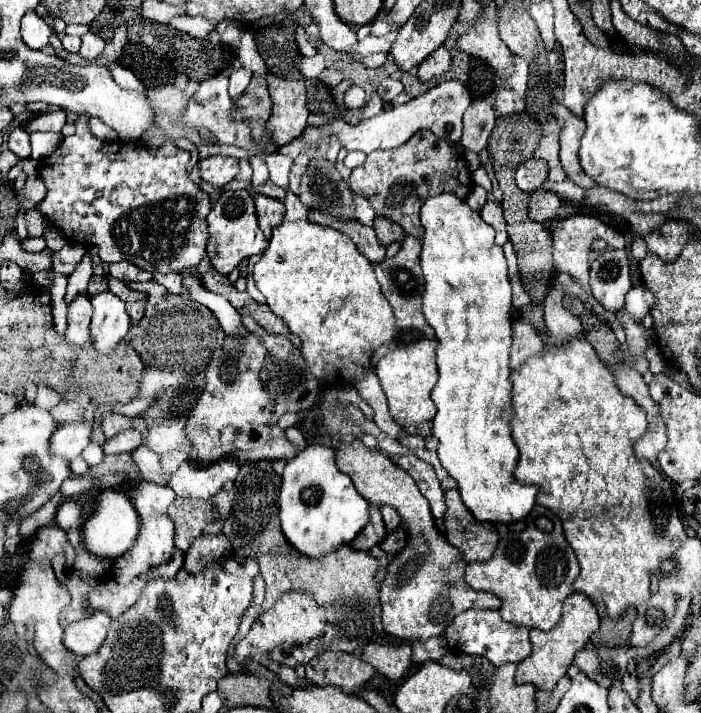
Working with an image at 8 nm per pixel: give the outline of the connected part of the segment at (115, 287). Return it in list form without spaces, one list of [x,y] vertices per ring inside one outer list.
[[[107,277],[107,285],[109,285],[109,289],[111,289],[115,295],[119,295],[123,301],[137,301],[137,299],[145,297],[145,293],[133,291],[133,289],[129,289],[125,283],[121,283],[119,279],[113,279],[113,277]]]

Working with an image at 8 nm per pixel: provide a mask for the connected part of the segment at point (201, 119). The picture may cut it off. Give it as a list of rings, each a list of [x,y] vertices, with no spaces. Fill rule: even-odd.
[[[222,74],[209,77],[200,82],[198,90],[189,99],[183,115],[179,117],[179,125],[185,127],[185,129],[195,129],[195,131],[197,129],[207,129],[207,131],[211,131],[211,135],[215,137],[215,141],[219,145],[231,143],[231,145],[237,145],[237,147],[243,147],[243,149],[253,149],[253,151],[265,153],[265,147],[261,147],[259,143],[255,143],[249,137],[249,127],[247,127],[245,121],[231,121],[229,119],[231,107],[233,107],[233,101],[229,99],[228,78],[223,77]]]

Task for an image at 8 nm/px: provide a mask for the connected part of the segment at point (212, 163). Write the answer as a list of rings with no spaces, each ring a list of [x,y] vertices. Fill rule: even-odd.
[[[211,155],[211,157],[205,157],[205,159],[199,161],[201,179],[211,183],[211,185],[217,185],[217,187],[223,187],[229,181],[233,181],[237,171],[239,171],[239,167],[237,167],[237,159],[235,157]]]

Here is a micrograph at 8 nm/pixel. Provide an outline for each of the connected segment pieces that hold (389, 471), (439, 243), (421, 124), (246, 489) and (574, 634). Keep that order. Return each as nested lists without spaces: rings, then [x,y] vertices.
[[[355,437],[351,441],[345,441],[345,443],[341,443],[337,447],[335,459],[337,459],[339,471],[347,473],[353,479],[355,489],[369,503],[395,507],[399,511],[405,527],[407,527],[407,533],[409,533],[409,539],[407,539],[405,549],[389,563],[387,575],[385,575],[385,579],[381,583],[381,619],[383,619],[383,629],[389,635],[393,635],[393,637],[397,637],[401,641],[427,641],[431,637],[443,635],[443,631],[451,625],[451,621],[459,613],[463,613],[467,609],[499,609],[501,607],[501,601],[493,593],[475,591],[475,589],[471,589],[465,583],[465,579],[463,579],[463,573],[465,573],[463,555],[461,555],[459,549],[455,549],[451,543],[447,543],[445,537],[435,527],[435,521],[433,521],[431,509],[427,505],[427,499],[419,493],[419,487],[413,481],[413,477],[409,477],[403,469],[399,469],[385,453],[381,453],[381,451],[369,451]]]
[[[449,193],[431,197],[423,203],[421,207],[421,225],[425,227],[425,235],[421,237],[423,243],[423,251],[421,251],[421,267],[423,267],[423,275],[425,275],[425,293],[423,293],[423,315],[427,319],[427,323],[435,329],[437,333],[437,367],[439,367],[439,379],[437,385],[431,391],[431,399],[437,407],[437,415],[433,419],[433,435],[439,439],[439,447],[437,447],[437,455],[441,465],[445,467],[445,471],[457,481],[459,485],[459,493],[461,493],[461,501],[465,503],[465,507],[475,515],[477,521],[489,521],[489,523],[517,523],[521,519],[525,519],[533,507],[535,507],[535,497],[539,493],[539,489],[535,485],[525,485],[519,483],[513,475],[517,461],[519,461],[519,451],[517,445],[511,439],[511,427],[509,427],[509,419],[511,419],[511,381],[509,381],[509,347],[511,347],[511,285],[509,285],[509,277],[507,277],[507,261],[503,255],[503,249],[499,245],[495,245],[495,229],[491,229],[491,225],[487,225],[479,213],[471,211],[469,205]]]
[[[453,79],[453,81],[441,81],[439,85],[435,85],[433,89],[425,91],[419,97],[413,97],[409,103],[401,105],[401,107],[391,107],[391,109],[383,109],[379,115],[371,117],[371,119],[363,119],[357,125],[347,125],[343,119],[337,119],[325,127],[307,127],[305,129],[305,141],[311,147],[319,147],[321,141],[325,137],[329,137],[331,133],[335,133],[341,141],[341,145],[347,151],[359,149],[363,153],[371,153],[375,149],[395,149],[401,147],[405,141],[411,139],[411,135],[415,135],[417,131],[429,129],[431,133],[435,133],[437,137],[443,137],[451,143],[459,143],[461,141],[461,131],[463,131],[463,113],[465,109],[471,105],[471,93],[467,91],[467,87]]]
[[[269,461],[245,463],[235,479],[235,501],[231,515],[223,525],[223,535],[233,543],[235,557],[251,557],[259,563],[259,571],[265,579],[265,601],[261,613],[269,611],[271,605],[287,591],[307,591],[319,605],[335,603],[343,597],[359,595],[365,601],[379,601],[377,585],[377,559],[367,551],[355,551],[343,545],[323,557],[307,557],[295,551],[285,539],[279,525],[279,489],[281,477],[273,471]]]
[[[571,593],[565,603],[563,603],[563,617],[561,621],[551,629],[551,631],[539,631],[531,629],[531,645],[533,651],[527,659],[523,659],[517,665],[515,673],[515,683],[525,685],[531,683],[535,689],[541,691],[551,691],[555,683],[567,673],[569,665],[573,663],[573,655],[585,647],[589,637],[599,629],[599,615],[595,605],[581,593]]]

